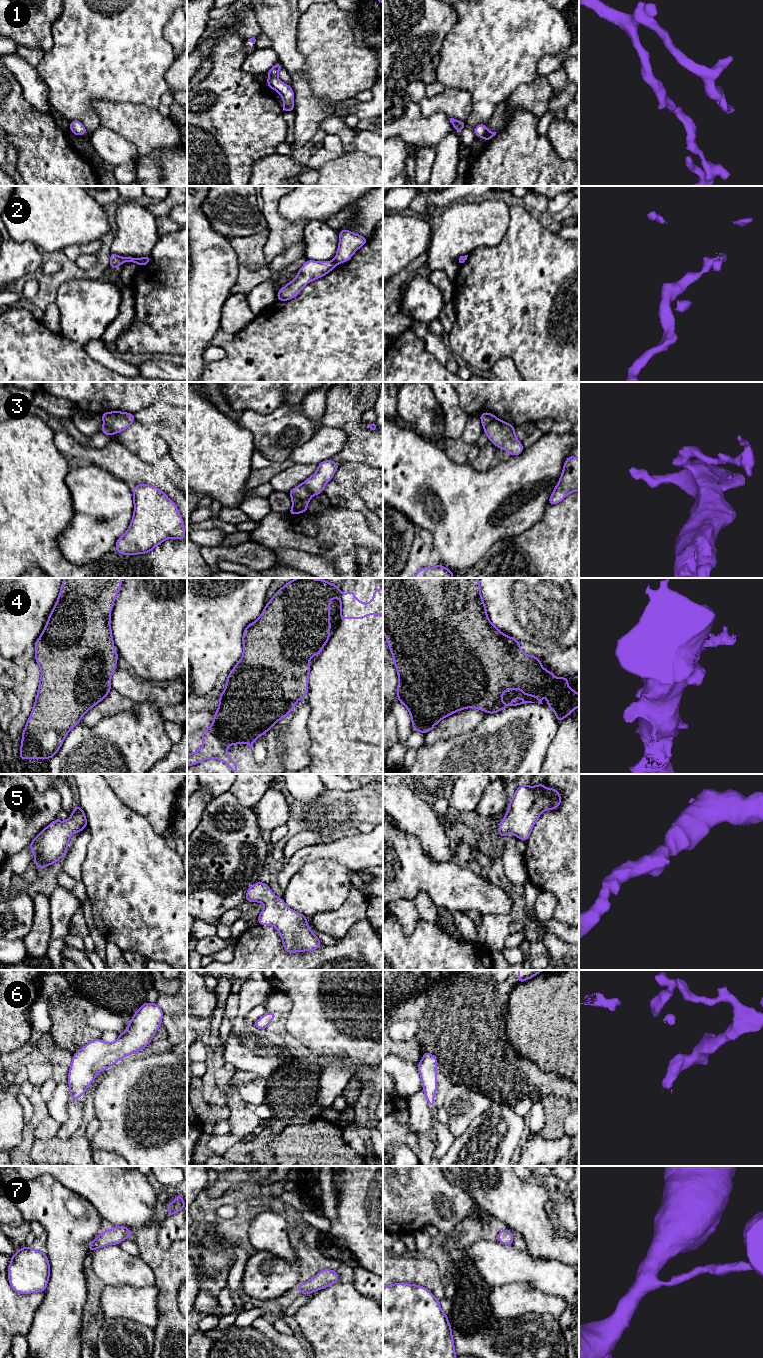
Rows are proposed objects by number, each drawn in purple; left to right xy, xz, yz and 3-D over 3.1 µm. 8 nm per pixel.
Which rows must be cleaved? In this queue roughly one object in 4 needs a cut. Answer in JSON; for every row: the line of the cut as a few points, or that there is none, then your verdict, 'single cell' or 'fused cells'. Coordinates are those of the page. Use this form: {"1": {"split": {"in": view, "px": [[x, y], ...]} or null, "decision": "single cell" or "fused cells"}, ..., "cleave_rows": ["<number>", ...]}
{"1": {"split": null, "decision": "single cell"}, "2": {"split": {"in": "xy", "px": [[139, 258], [137, 263]]}, "decision": "fused cells"}, "3": {"split": {"in": "xz", "px": [[302, 483], [313, 495]]}, "decision": "fused cells"}, "4": {"split": null, "decision": "single cell"}, "5": {"split": null, "decision": "single cell"}, "6": {"split": null, "decision": "single cell"}, "7": {"split": null, "decision": "single cell"}, "cleave_rows": ["2", "3"]}

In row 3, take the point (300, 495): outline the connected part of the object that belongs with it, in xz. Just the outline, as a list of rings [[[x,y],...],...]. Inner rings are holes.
[[[300,484],[289,491],[292,508],[289,511],[289,515],[300,514],[307,512],[307,506],[312,498],[311,491],[303,484]]]

